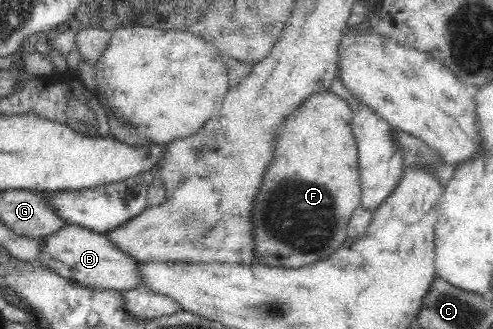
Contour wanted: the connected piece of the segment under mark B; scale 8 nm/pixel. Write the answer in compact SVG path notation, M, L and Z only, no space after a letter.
M64 224L63 228L55 230L53 234L39 238L37 245L37 263L45 265L59 277L73 280L81 286L124 292L139 285L136 260L117 249L105 235L77 225Z

